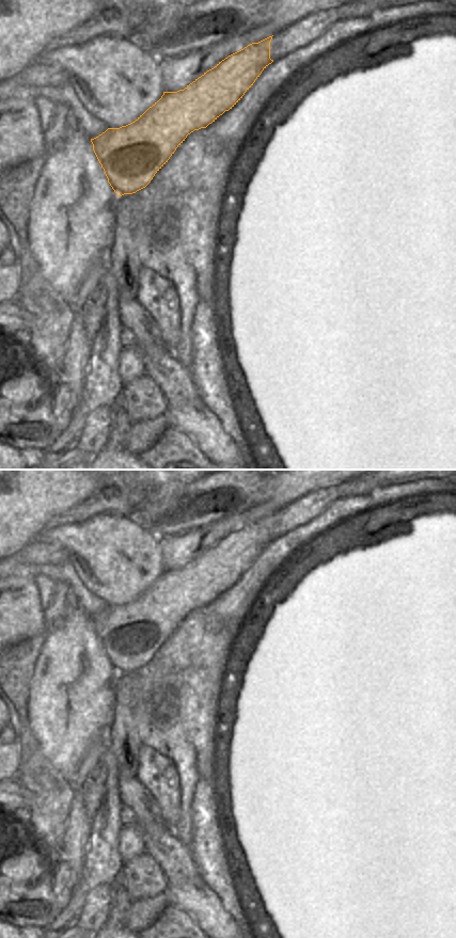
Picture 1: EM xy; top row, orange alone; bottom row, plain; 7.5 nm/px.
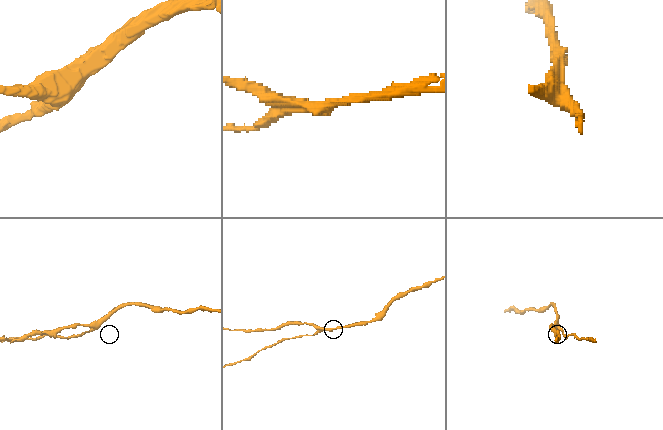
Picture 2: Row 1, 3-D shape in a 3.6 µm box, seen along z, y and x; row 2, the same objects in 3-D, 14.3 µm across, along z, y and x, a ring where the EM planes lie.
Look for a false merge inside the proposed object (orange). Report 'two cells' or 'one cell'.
two cells

